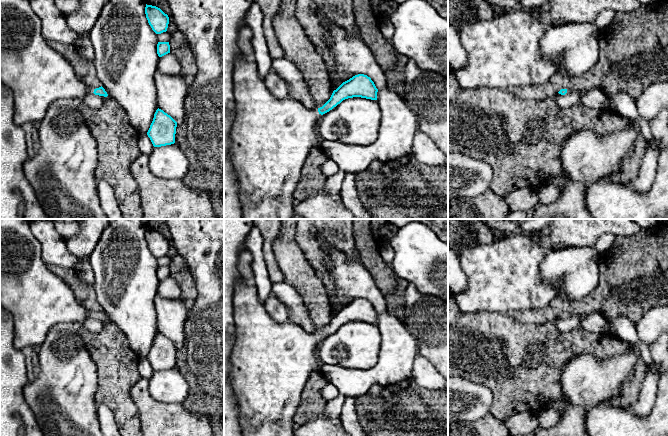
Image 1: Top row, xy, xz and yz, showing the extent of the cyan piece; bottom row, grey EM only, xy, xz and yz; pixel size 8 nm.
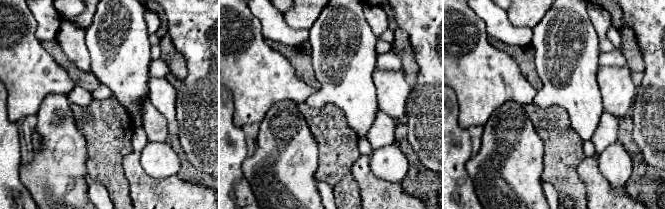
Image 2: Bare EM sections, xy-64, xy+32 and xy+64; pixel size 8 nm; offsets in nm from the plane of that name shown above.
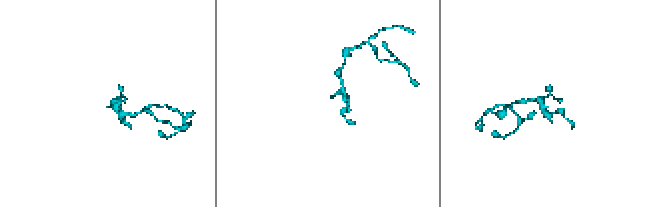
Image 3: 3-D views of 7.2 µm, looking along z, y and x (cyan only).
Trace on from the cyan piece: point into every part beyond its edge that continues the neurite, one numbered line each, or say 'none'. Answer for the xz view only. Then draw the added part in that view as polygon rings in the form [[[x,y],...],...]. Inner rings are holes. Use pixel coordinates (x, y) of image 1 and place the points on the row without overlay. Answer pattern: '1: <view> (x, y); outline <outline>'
1: xz (270, 362); outline [[[239,278],[236,281],[233,293],[233,317],[235,320],[234,345],[230,353],[230,375],[233,393],[237,401],[239,411],[238,421],[241,428],[242,436],[294,436],[293,432],[296,427],[294,416],[301,401],[301,394],[305,387],[305,383],[315,370],[321,370],[323,363],[316,358],[316,346],[320,341],[318,334],[306,332],[300,325],[291,320],[285,323],[278,323],[266,312],[264,305],[260,302],[257,289],[254,284],[249,283],[244,278]]]

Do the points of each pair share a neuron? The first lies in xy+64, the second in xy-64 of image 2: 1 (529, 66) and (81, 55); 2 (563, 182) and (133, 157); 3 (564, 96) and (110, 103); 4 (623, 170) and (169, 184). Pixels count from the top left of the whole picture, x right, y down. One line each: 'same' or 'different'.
1: different
2: different
3: different
4: different

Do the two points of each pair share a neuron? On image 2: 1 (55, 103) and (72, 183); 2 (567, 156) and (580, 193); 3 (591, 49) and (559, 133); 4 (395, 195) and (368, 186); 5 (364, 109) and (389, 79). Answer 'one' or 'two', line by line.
1: one
2: one
3: two
4: one
5: two

